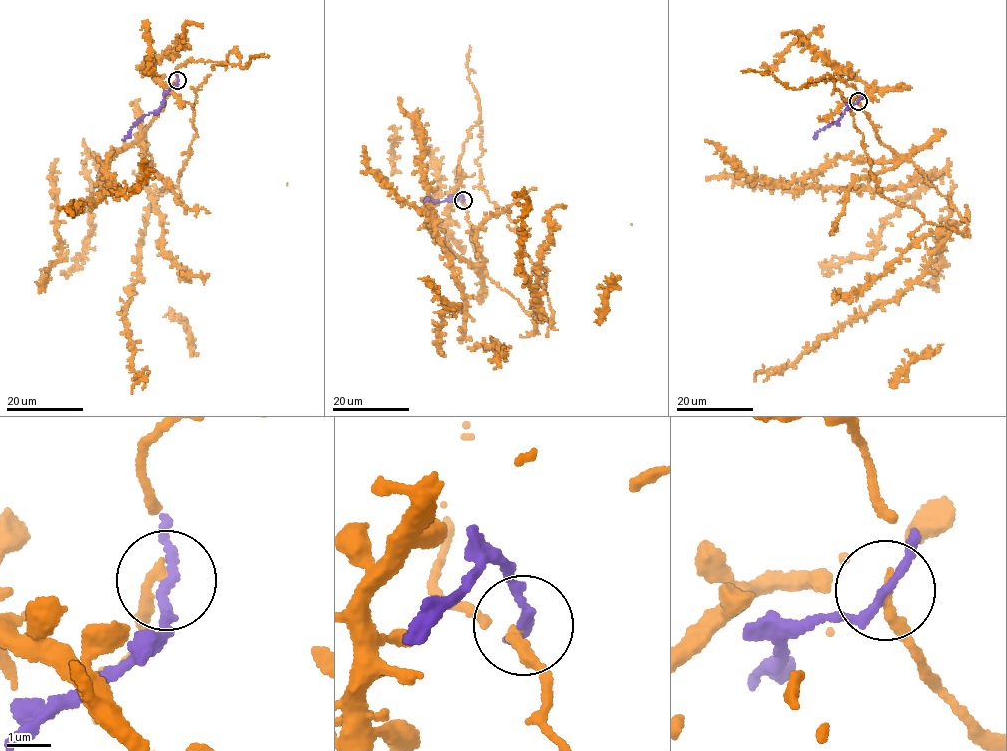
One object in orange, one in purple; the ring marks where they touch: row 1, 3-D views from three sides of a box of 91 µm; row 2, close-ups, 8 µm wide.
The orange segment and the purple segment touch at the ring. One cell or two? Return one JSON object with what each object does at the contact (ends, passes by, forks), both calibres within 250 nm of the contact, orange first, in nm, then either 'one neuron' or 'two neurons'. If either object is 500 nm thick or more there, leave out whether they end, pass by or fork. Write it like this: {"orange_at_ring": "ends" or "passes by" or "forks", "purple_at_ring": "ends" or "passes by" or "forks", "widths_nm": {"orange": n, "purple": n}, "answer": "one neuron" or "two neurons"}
{"orange_at_ring": "ends", "purple_at_ring": "passes by", "widths_nm": {"orange": 240, "purple": 200}, "answer": "two neurons"}

